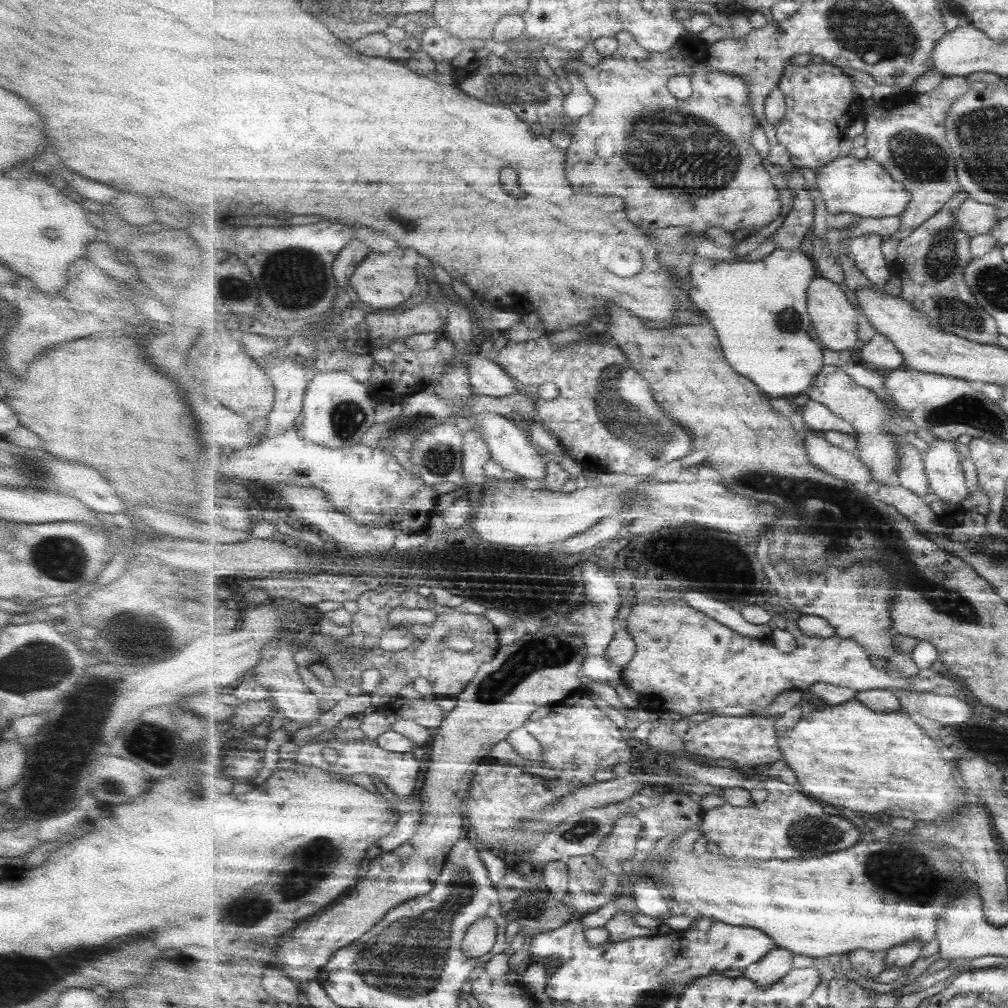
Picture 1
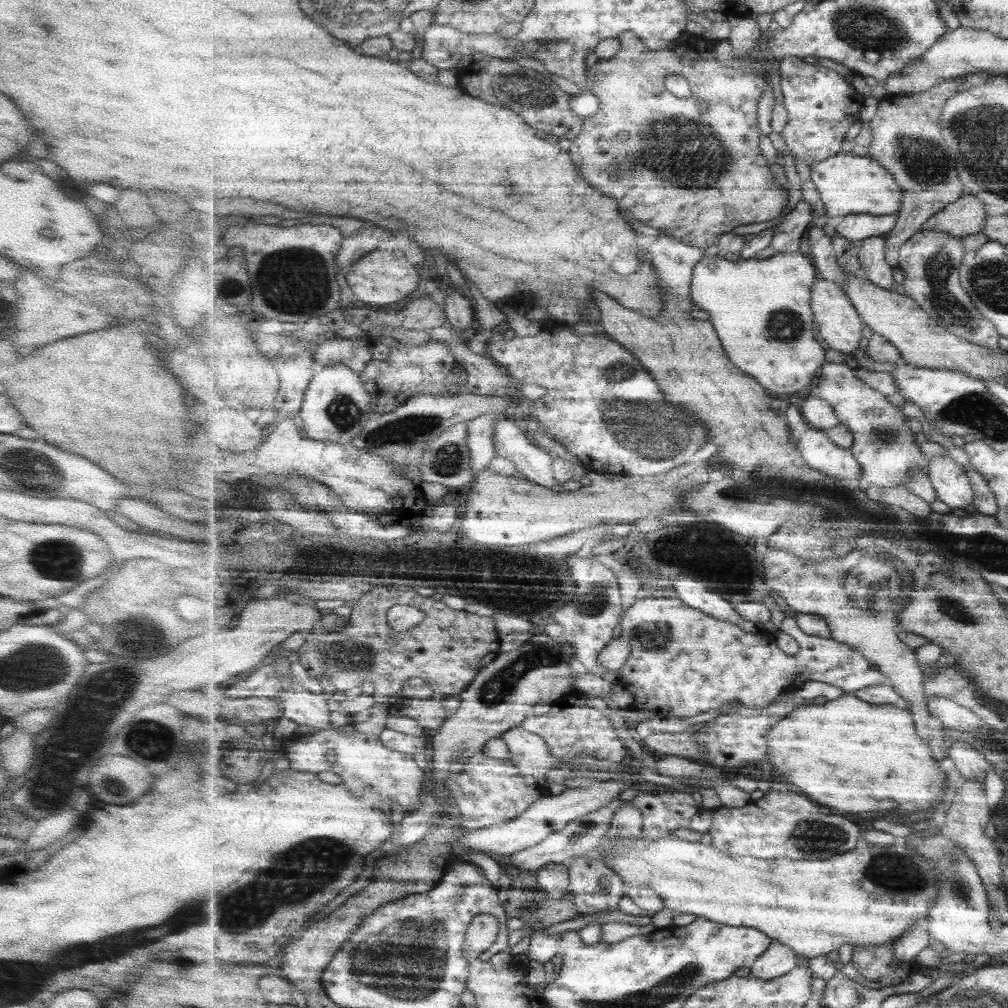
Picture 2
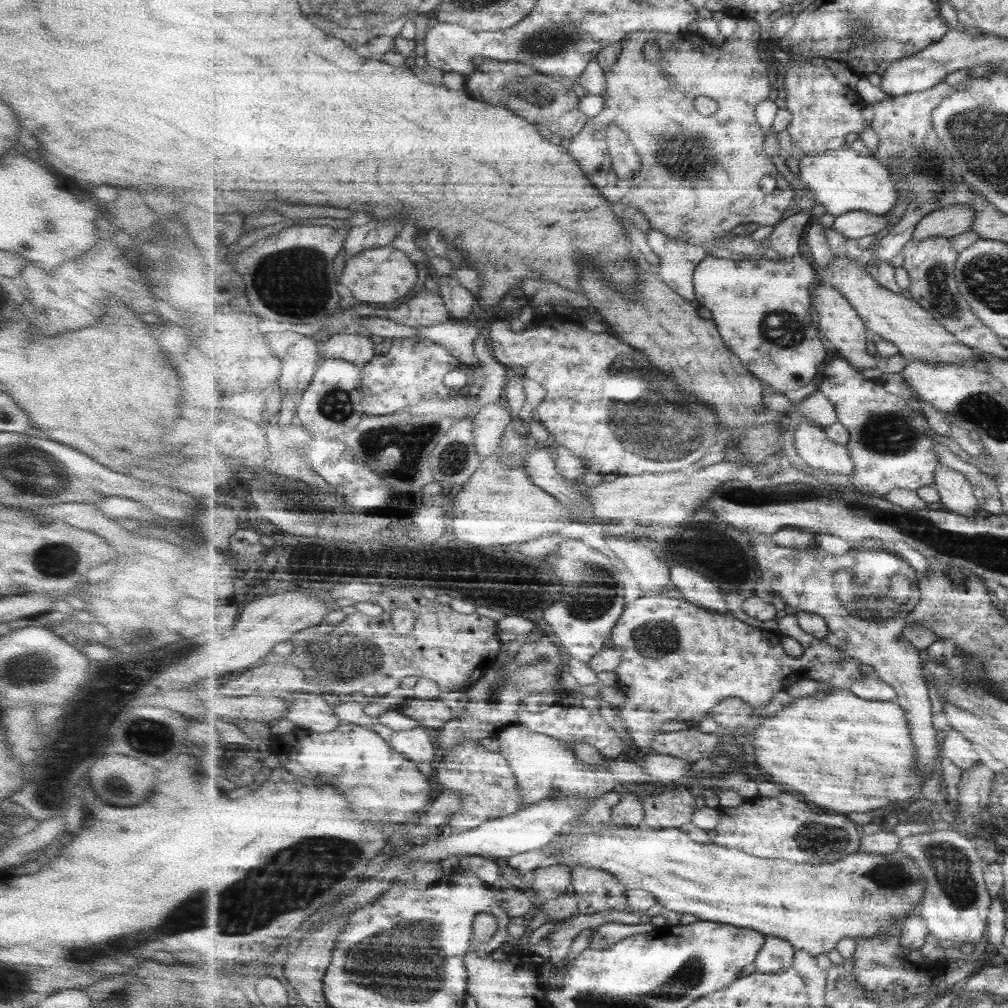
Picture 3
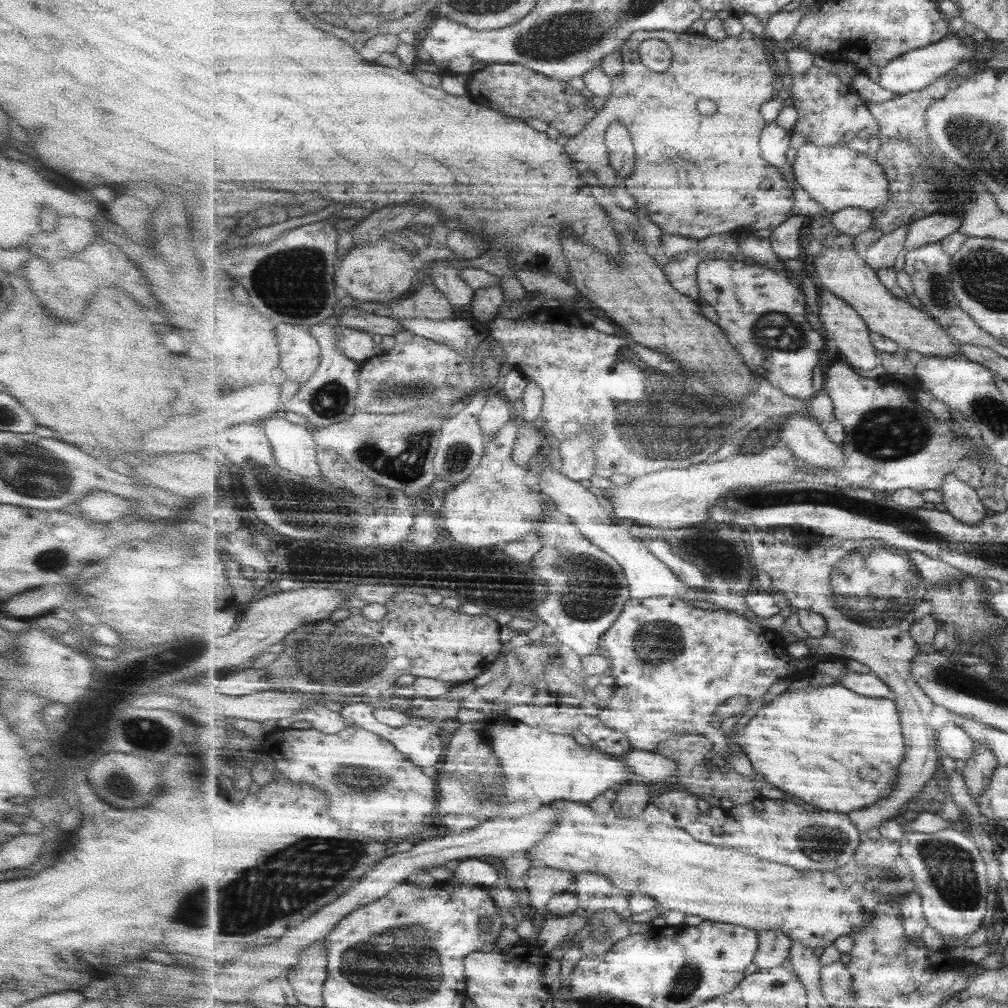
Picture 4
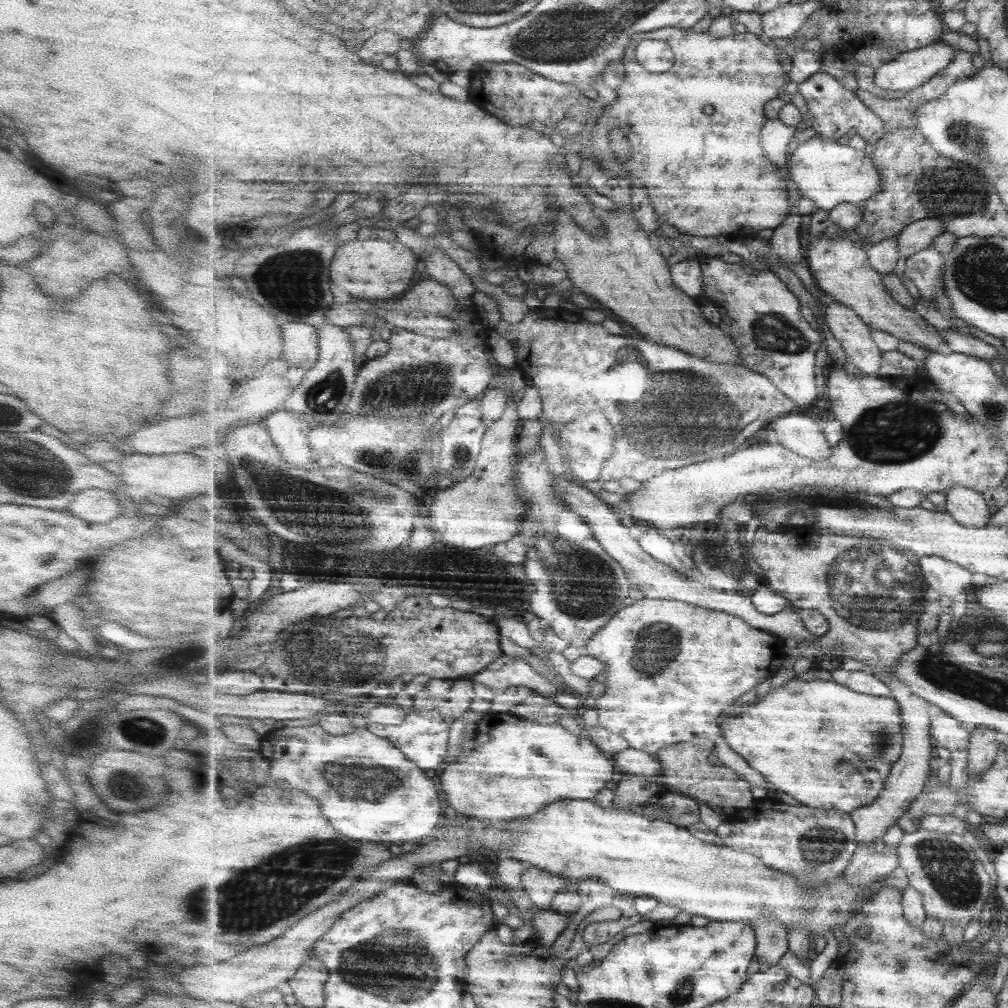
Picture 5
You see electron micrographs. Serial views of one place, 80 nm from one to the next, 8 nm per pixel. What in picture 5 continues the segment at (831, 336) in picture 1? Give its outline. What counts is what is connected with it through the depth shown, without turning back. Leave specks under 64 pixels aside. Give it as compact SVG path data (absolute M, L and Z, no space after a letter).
M836 301L824 307L824 319L830 333L841 343L849 366L864 375L878 377L884 352L872 337L872 328L852 308Z

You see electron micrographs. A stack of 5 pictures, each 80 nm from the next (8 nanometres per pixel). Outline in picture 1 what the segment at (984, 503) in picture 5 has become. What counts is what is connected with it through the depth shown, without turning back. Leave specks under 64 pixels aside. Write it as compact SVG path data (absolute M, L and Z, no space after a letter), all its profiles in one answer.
M937 439L924 454L924 465L933 498L945 504L960 504L968 496L969 488L961 464L961 456L953 441Z

